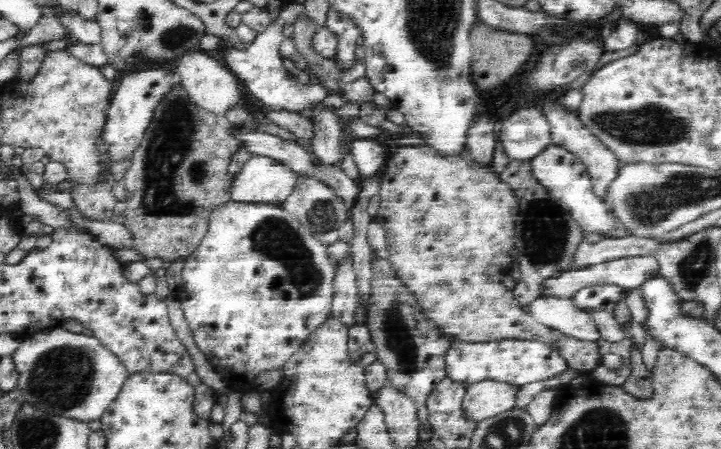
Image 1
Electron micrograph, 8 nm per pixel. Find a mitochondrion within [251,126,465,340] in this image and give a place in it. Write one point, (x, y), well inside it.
(322, 217)

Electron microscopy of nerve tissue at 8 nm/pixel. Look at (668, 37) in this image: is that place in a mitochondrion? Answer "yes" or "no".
no

